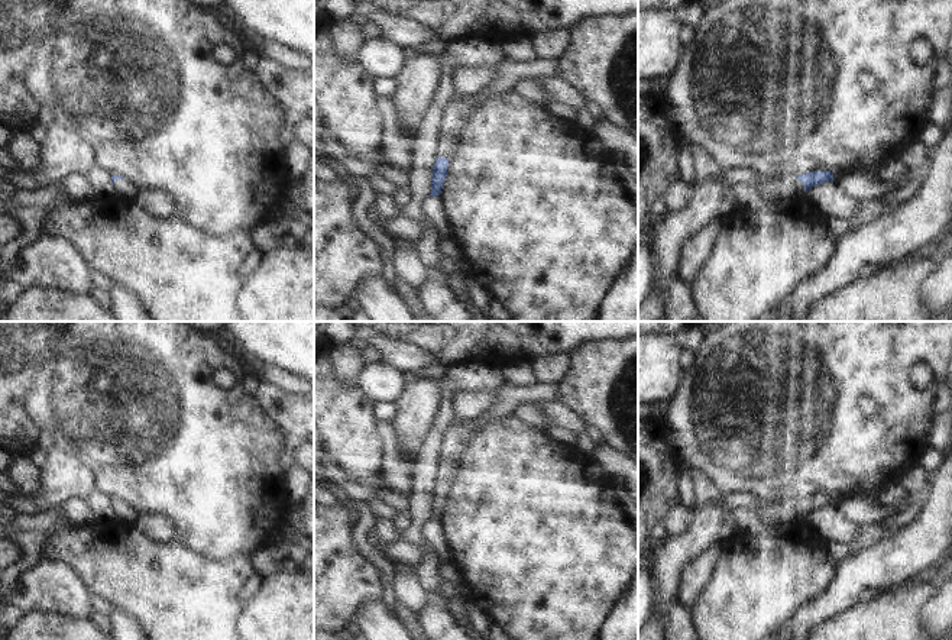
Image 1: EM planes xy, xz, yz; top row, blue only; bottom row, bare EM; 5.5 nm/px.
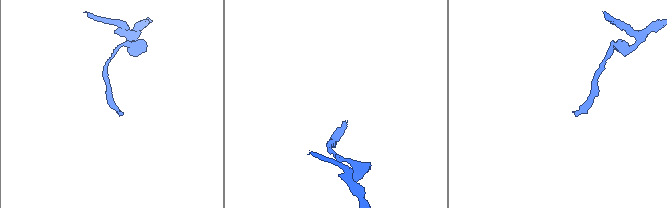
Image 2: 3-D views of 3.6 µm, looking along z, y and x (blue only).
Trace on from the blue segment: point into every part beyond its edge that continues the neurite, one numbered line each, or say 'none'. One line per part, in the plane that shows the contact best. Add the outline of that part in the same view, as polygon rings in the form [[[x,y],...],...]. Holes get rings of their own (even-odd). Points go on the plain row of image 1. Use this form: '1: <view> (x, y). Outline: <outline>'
1: yz (783, 513). Outline: [[[794,500],[767,501],[755,508],[755,513],[770,526],[789,529],[796,521],[802,520],[804,510]]]

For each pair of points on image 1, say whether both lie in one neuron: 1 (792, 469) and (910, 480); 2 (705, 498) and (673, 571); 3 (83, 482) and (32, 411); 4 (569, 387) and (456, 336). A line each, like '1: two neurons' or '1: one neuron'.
1: two neurons
2: two neurons
3: two neurons
4: two neurons

